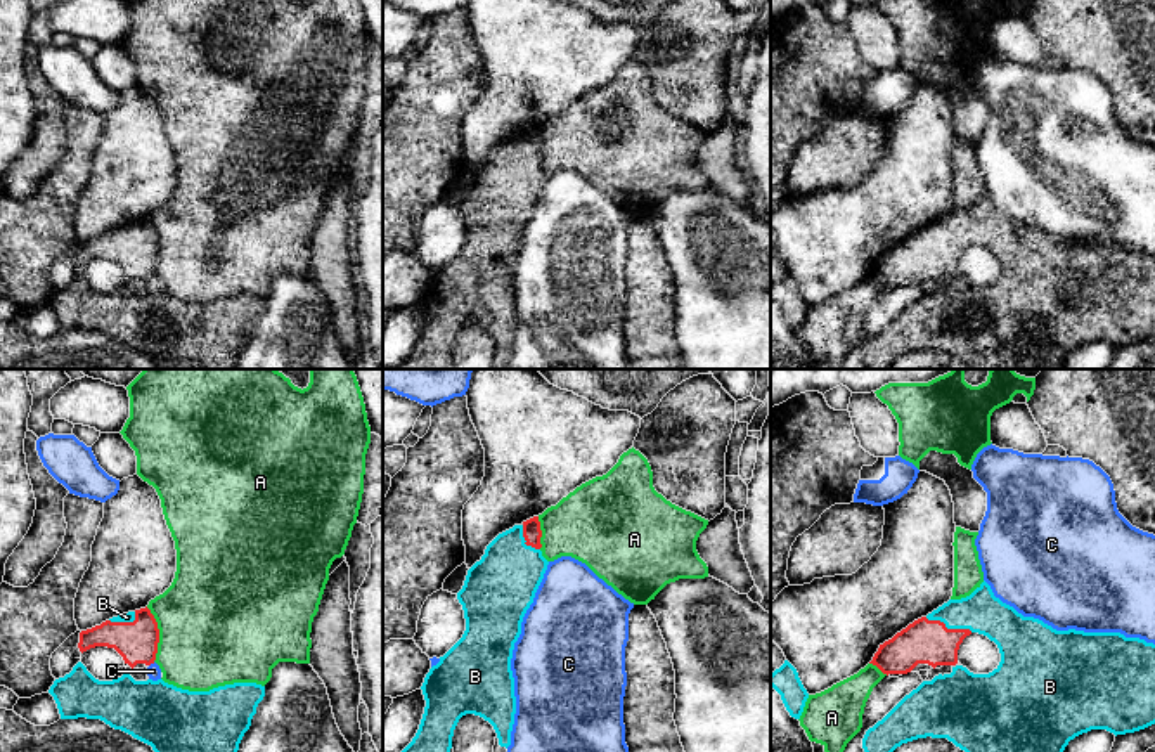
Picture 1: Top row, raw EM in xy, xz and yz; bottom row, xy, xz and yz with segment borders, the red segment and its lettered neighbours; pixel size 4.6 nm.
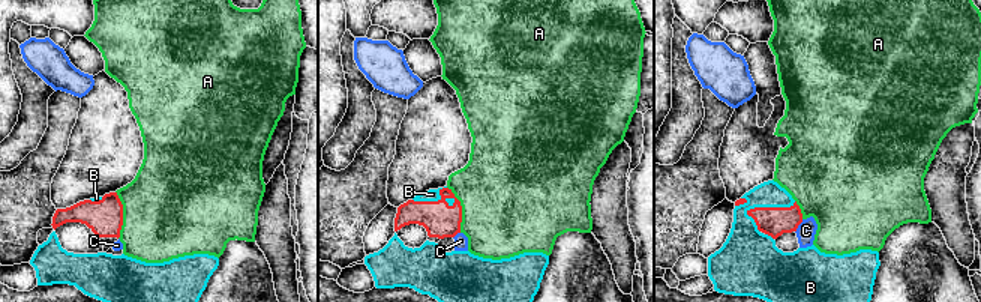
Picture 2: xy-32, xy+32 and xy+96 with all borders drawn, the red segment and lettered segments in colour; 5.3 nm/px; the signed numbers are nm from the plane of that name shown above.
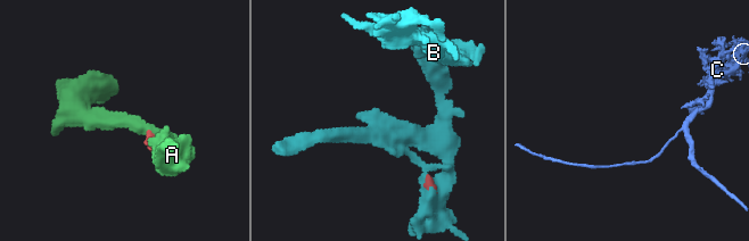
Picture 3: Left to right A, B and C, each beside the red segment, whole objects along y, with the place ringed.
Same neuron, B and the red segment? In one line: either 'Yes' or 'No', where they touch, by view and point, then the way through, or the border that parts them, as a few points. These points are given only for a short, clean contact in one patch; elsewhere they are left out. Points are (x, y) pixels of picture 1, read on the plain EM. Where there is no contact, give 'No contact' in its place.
Yes. Touches red at yz (949, 241)

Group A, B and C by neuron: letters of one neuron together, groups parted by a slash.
A / B / C

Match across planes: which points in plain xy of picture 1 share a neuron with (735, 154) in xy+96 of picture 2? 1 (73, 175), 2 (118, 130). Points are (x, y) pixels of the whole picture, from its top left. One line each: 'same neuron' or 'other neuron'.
1: other neuron
2: same neuron

